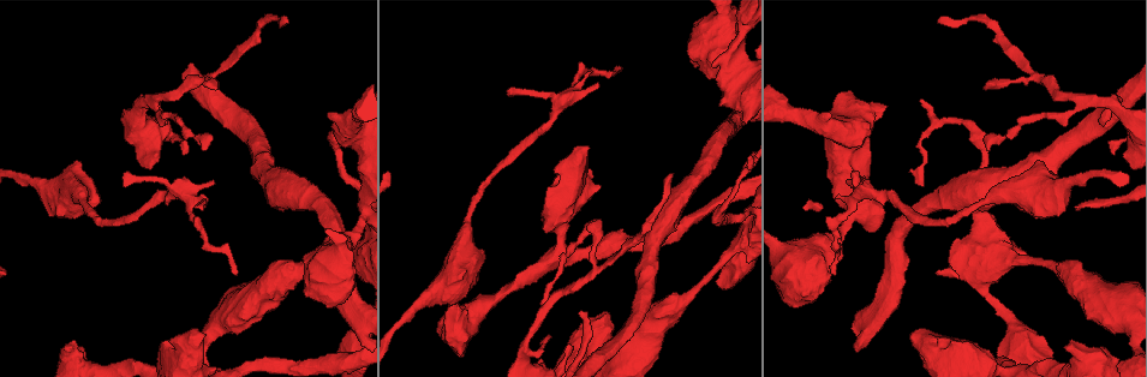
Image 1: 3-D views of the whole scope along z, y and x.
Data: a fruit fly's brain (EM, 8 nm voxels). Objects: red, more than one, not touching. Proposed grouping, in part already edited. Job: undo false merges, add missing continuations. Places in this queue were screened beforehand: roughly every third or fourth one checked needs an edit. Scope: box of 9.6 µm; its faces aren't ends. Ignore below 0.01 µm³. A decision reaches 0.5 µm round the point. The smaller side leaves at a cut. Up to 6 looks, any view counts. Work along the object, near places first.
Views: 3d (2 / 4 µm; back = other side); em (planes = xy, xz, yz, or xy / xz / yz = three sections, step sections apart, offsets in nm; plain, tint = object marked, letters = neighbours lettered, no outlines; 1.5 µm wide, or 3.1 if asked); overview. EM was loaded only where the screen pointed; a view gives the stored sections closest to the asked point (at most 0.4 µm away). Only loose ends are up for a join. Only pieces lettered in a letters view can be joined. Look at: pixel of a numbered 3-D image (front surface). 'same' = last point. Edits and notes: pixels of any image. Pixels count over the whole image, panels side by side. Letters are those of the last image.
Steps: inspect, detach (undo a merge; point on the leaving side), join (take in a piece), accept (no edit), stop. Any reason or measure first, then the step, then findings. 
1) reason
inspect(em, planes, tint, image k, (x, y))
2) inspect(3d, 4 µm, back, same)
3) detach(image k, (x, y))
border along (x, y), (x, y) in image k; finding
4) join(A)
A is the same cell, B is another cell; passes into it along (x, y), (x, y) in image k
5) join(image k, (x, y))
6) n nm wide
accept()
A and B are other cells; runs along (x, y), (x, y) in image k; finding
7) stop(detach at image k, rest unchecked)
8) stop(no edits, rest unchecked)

stops while still wide
inspect(3d, 4 µm, image 1, (696, 66))

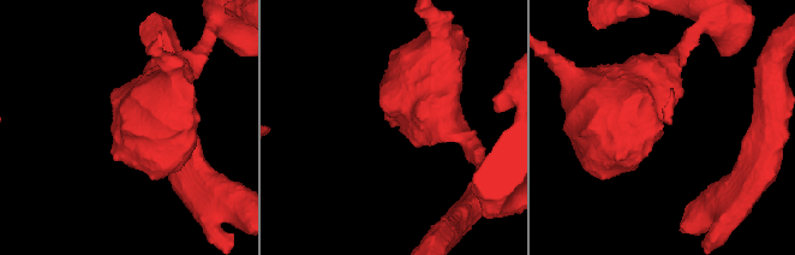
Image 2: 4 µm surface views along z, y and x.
inspect(em, yz, step 4, letters, image 2, (662, 127))

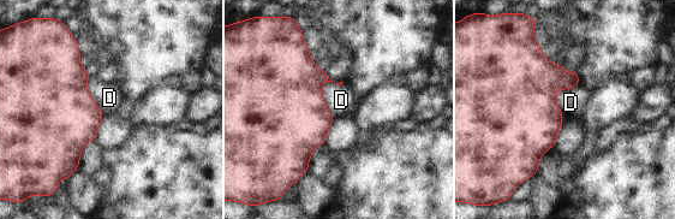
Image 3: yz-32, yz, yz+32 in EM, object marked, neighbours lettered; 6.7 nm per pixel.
accept()
D is another cell; border along (324, 81), (322, 96), (334, 117) in image 3; no lettered piece goes on from it

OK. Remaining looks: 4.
calibre changes
inspect(3d, 2 µm, image 1, (577, 76))

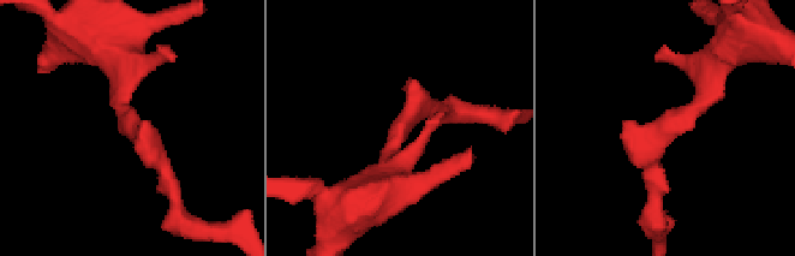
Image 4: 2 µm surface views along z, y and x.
need the tissue
inspect(em, xy, step 8, tint, image 4, (130, 121))

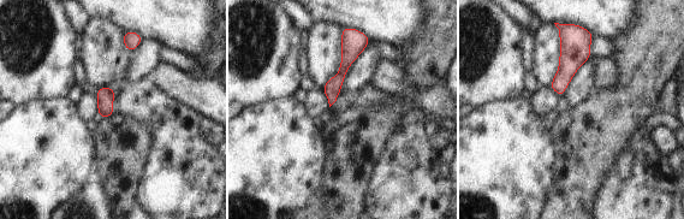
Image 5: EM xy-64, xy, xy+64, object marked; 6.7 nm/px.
inspect(em, planes, letters, same)

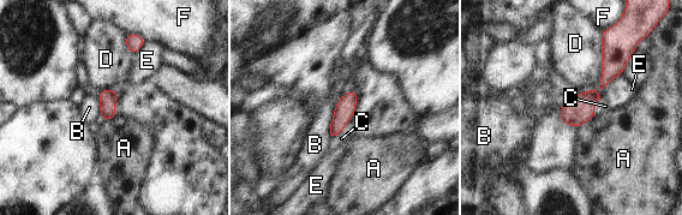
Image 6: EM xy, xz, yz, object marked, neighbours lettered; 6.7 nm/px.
120 nm wide
accept()
A, B, C, D, E and F are other cells; runs along (612, 47), (602, 85), (566, 120) in image 6; continuous, no second cell

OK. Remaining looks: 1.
stop(no edits, rest unchecked)

